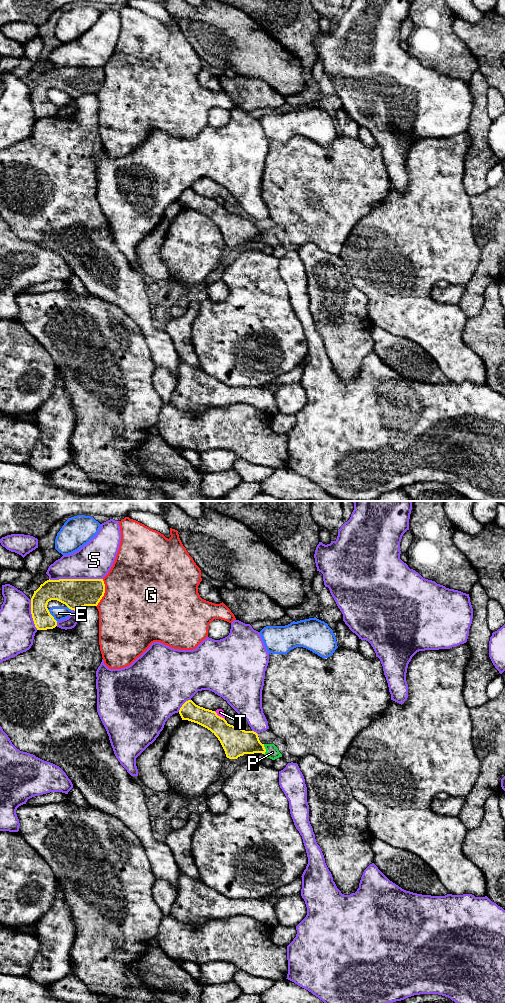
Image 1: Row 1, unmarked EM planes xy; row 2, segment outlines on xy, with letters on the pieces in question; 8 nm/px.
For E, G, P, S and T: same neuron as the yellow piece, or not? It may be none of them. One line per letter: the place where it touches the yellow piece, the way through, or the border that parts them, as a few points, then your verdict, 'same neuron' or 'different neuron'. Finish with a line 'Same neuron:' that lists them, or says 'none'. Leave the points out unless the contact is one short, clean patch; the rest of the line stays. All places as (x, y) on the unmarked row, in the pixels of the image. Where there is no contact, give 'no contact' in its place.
E: contact xy (51, 103); different neuron
G: contact xy (104, 80); different neuron
P: contact xy (265, 237); way xy (236, 230), (248, 230), (265, 237), (272, 240); same neuron
S: contact xy (76, 67); different neuron
T: contact xy (219, 204); different neuron
Same neuron: P

